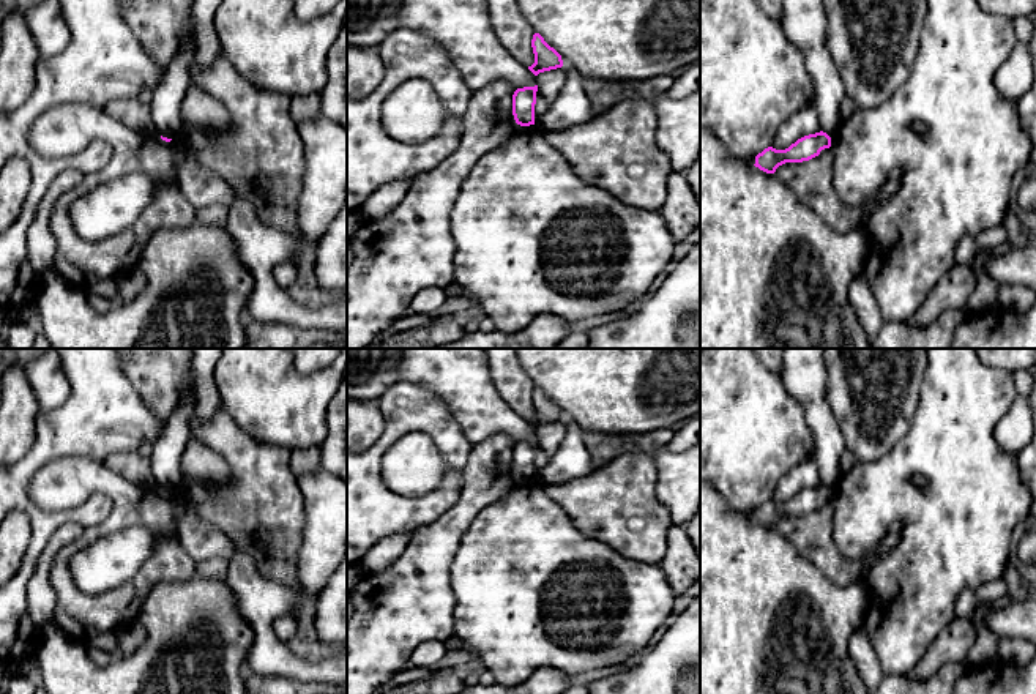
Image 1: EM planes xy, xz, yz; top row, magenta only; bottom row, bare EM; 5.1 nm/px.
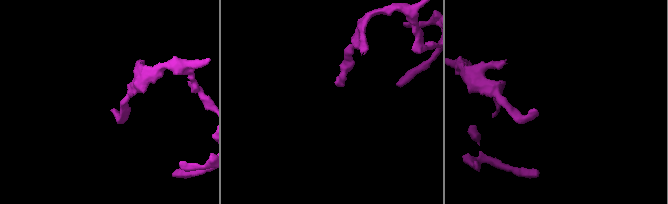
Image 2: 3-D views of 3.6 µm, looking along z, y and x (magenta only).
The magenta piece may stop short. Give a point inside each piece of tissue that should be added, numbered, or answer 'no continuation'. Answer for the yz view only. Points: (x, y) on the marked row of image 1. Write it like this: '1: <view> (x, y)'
no continuation

